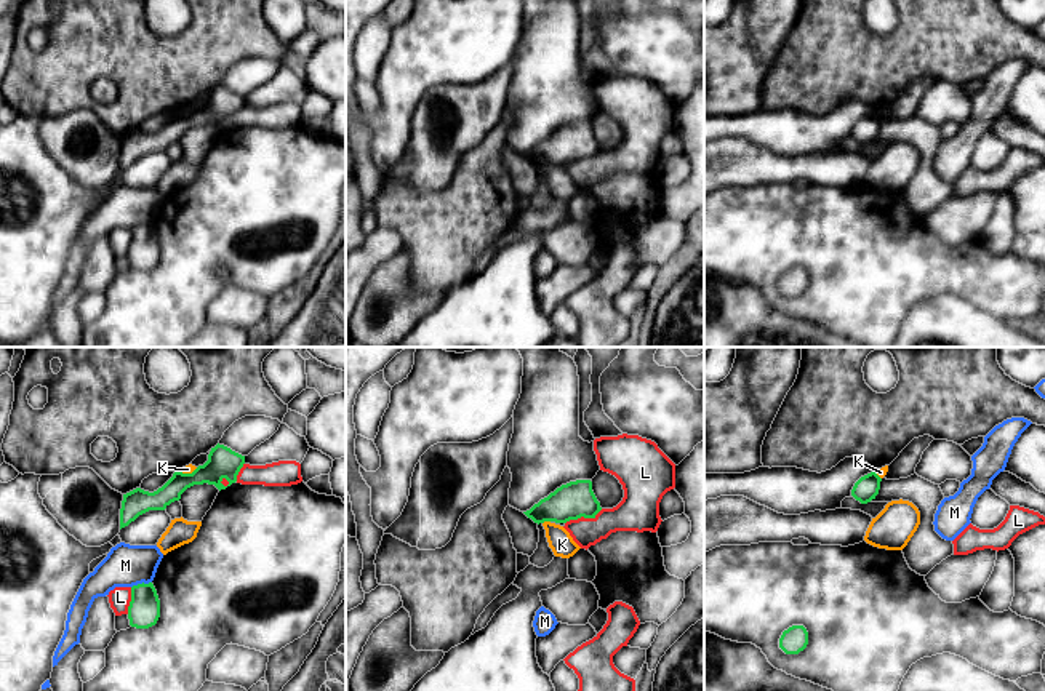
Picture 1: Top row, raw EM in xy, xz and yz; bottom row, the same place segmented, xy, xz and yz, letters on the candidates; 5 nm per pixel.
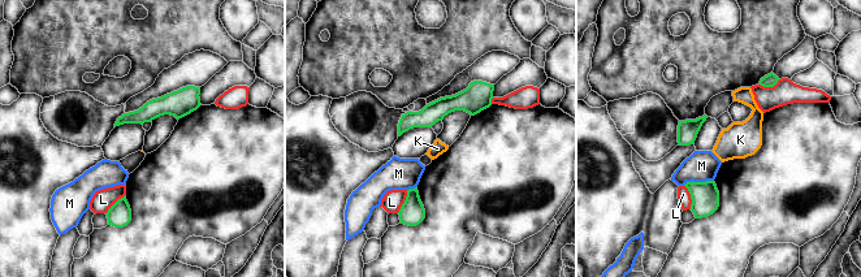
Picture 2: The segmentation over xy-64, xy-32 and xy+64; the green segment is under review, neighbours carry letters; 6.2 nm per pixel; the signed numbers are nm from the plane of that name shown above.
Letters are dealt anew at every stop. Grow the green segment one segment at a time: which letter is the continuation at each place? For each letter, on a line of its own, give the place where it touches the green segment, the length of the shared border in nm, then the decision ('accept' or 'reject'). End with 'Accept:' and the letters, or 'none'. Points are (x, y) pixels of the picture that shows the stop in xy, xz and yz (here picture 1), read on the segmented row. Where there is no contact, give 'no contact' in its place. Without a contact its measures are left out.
K: meets green in xz at (546, 520); contact 40 nm long; reject
L: meets green in xz at (583, 515); contact 200 nm long; reject
M: meets green in xy at (143, 583); contact 110 nm long; reject
Accept: none

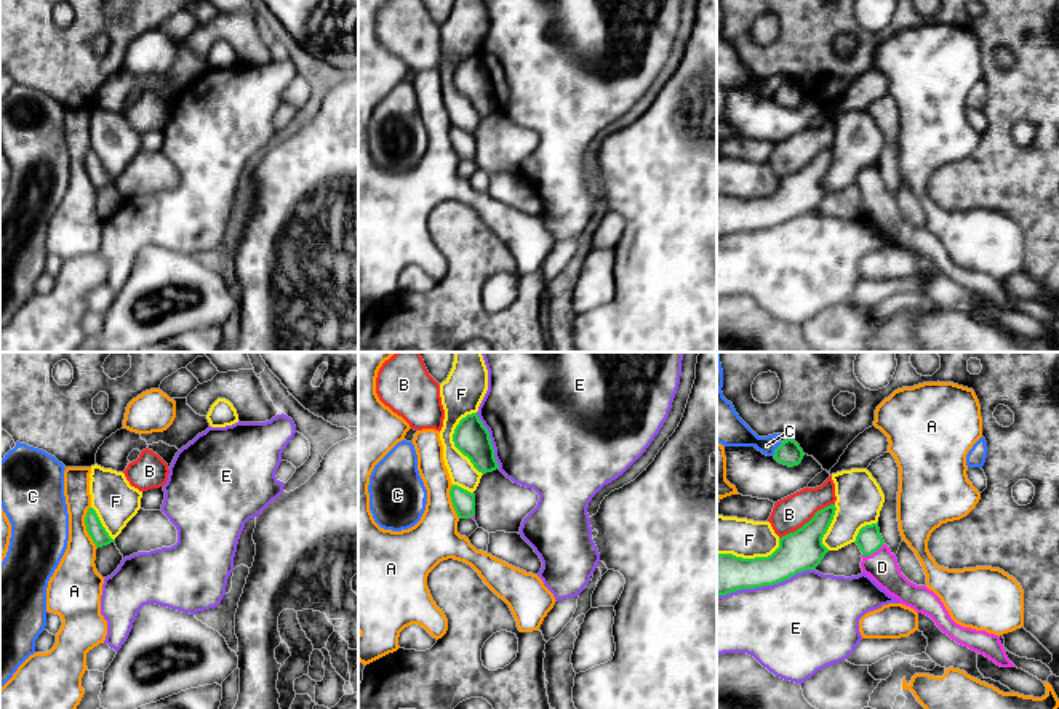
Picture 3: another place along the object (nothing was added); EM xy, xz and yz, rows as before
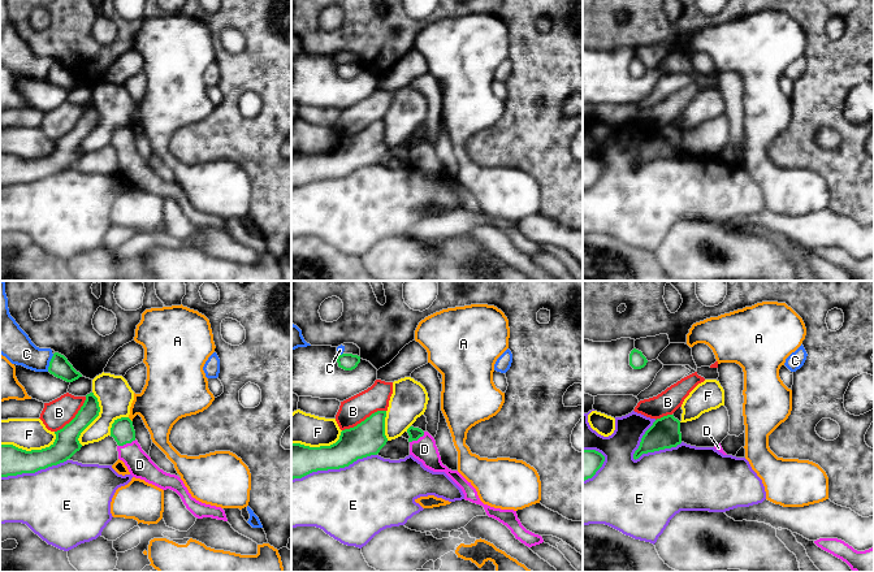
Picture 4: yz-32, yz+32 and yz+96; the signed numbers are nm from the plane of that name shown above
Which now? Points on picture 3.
A: meets green in xy at (87, 527); contact 220 nm long; reject
B: meets green in yz at (808, 522); contact 340 nm long; reject
C: meets green in yz at (776, 448); contact 90 nm long; reject
D: meets green in yz at (872, 552); contact 130 nm long; accept
E: meets green in yz at (765, 584); contact 500 nm long; reject
F: meets green in xz at (453, 440); contact 320 nm long; reject
Accept: D

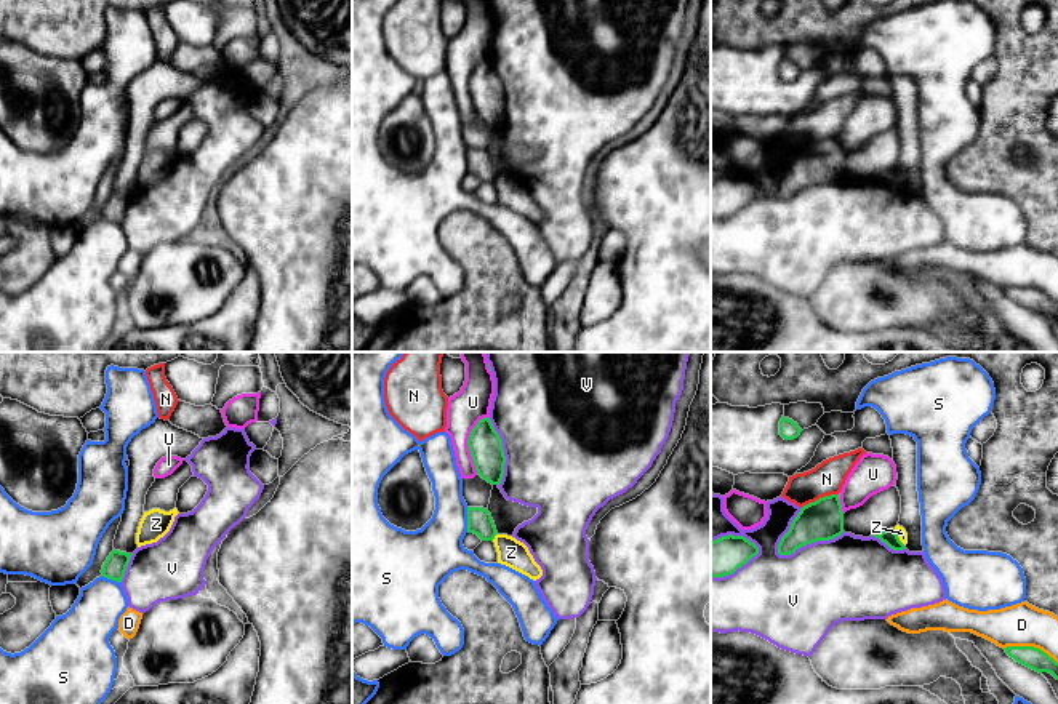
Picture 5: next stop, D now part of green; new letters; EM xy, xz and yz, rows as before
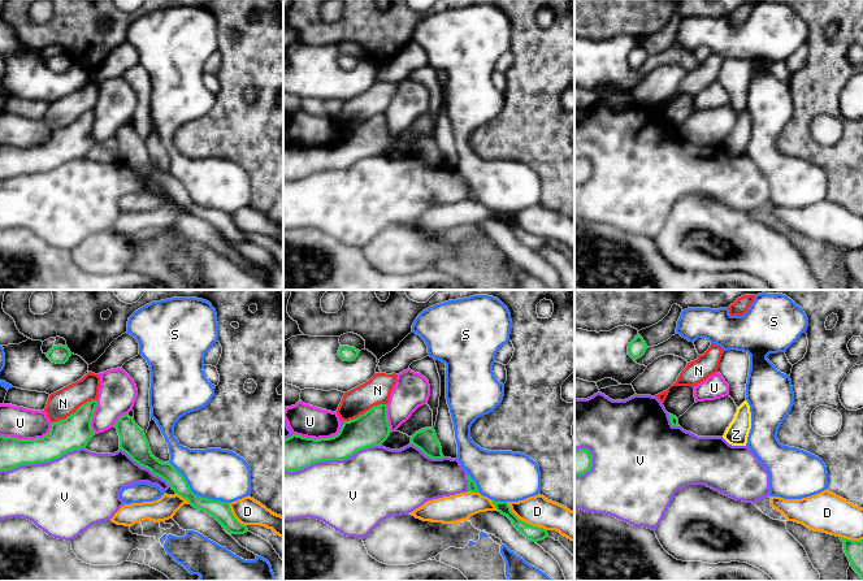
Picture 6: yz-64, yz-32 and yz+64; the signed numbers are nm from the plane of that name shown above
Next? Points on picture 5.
D: meets green in yz at (1031, 647); contact 280 nm long; reject
N: meets green in yz at (820, 498); contact 190 nm long; reject
S: meets green in xz at (468, 519); contact 120 nm long; reject
U: meets green in xz at (468, 442); contact 300 nm long; reject
V: meets green in yz at (810, 543); contact 360 nm long; reject
Z: meets green in yz at (898, 538); contact 110 nm long; reject
Accept: none

